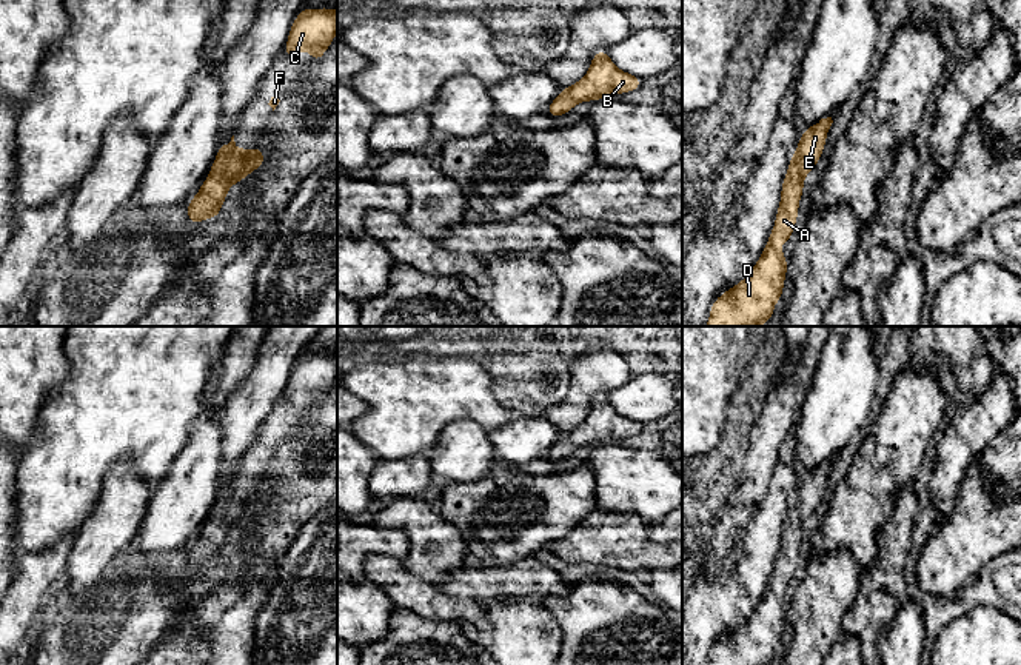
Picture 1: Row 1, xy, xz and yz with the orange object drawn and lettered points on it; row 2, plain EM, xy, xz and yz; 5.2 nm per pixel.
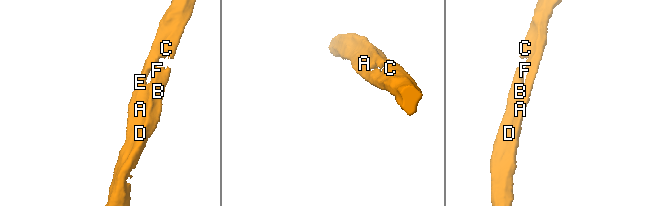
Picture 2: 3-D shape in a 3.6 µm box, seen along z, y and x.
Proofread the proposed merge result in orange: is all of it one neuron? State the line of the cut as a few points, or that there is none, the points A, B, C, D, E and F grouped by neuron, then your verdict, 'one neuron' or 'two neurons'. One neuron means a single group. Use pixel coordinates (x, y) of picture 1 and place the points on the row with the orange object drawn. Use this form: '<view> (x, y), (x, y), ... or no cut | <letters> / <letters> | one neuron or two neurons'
no cut | A B C D E F | one neuron

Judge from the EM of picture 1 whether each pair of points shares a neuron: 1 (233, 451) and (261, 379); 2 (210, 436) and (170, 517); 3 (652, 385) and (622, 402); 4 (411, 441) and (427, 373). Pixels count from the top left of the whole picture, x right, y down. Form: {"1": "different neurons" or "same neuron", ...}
{"1": "same neuron", "2": "same neuron", "3": "same neuron", "4": "same neuron"}

